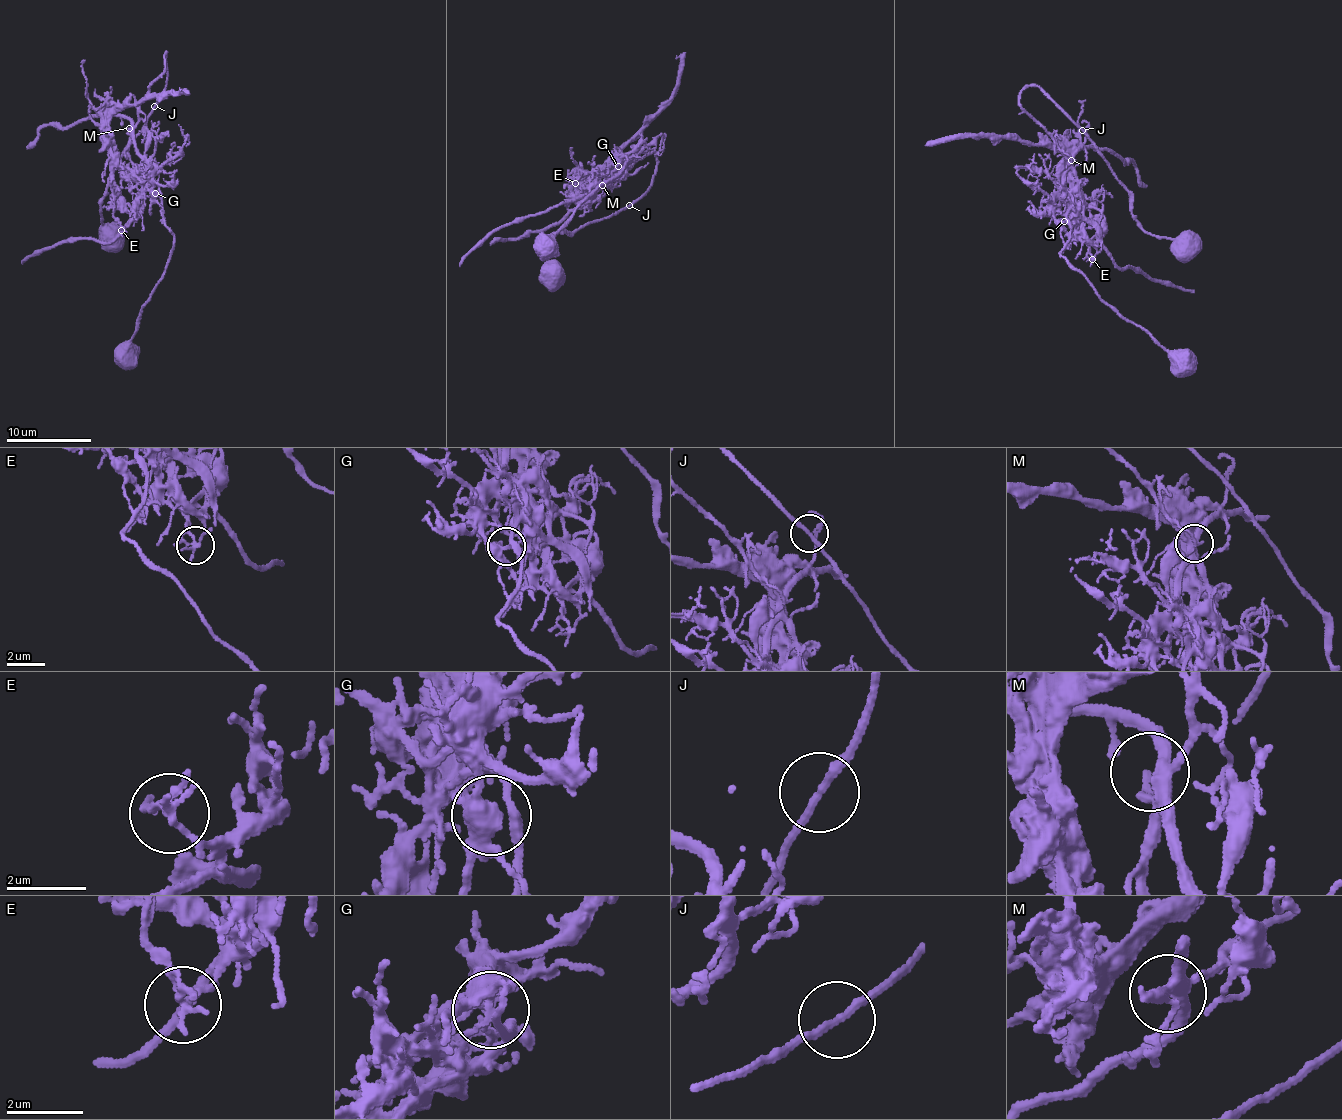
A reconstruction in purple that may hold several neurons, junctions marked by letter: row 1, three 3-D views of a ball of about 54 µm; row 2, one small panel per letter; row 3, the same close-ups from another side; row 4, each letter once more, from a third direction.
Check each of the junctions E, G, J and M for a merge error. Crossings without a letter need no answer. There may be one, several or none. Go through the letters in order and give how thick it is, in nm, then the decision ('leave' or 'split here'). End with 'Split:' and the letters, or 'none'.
E: calibre 160 nm; split here
G: calibre 340 nm; split here
J: calibre 190 nm; leave
M: calibre 300 nm; leave
Split: E, G

